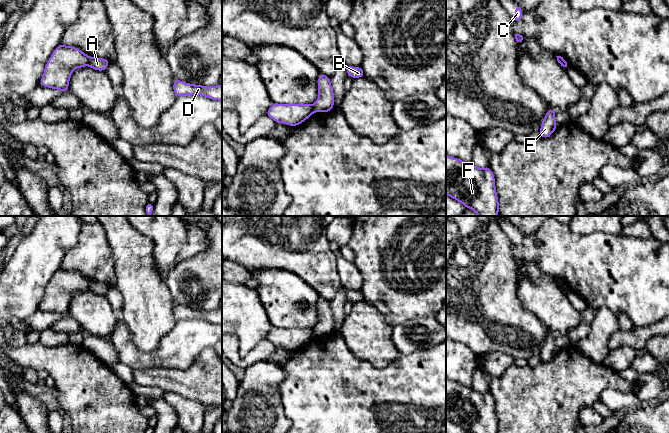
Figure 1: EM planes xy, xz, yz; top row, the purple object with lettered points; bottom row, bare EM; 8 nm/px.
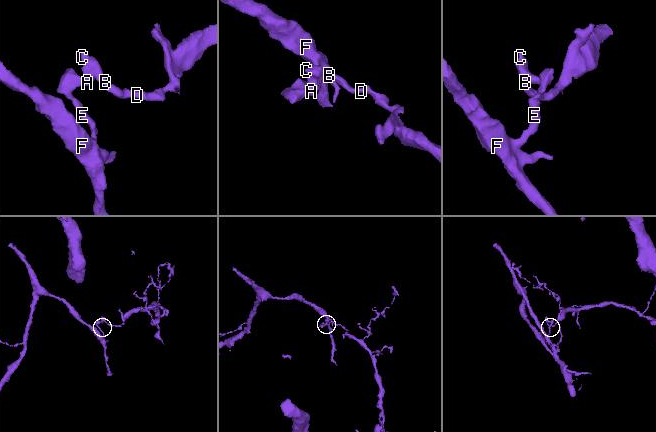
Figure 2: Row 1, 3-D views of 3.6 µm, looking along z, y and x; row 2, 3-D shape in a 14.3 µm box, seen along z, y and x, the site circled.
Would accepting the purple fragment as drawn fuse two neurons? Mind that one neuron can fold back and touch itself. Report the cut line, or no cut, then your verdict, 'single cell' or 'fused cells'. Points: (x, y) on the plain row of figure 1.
cut in xy along (88, 281), (89, 288); fused cells

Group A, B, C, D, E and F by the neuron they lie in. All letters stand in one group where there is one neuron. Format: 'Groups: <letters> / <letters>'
Groups: A B C D / E F

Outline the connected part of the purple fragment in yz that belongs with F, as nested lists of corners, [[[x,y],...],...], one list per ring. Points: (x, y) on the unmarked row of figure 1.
[[[446,379],[446,418],[469,433],[499,433],[495,401],[490,393],[478,392],[473,388]]]

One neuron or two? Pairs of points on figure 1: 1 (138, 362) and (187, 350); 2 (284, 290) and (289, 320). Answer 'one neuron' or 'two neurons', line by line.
1: one neuron
2: one neuron

